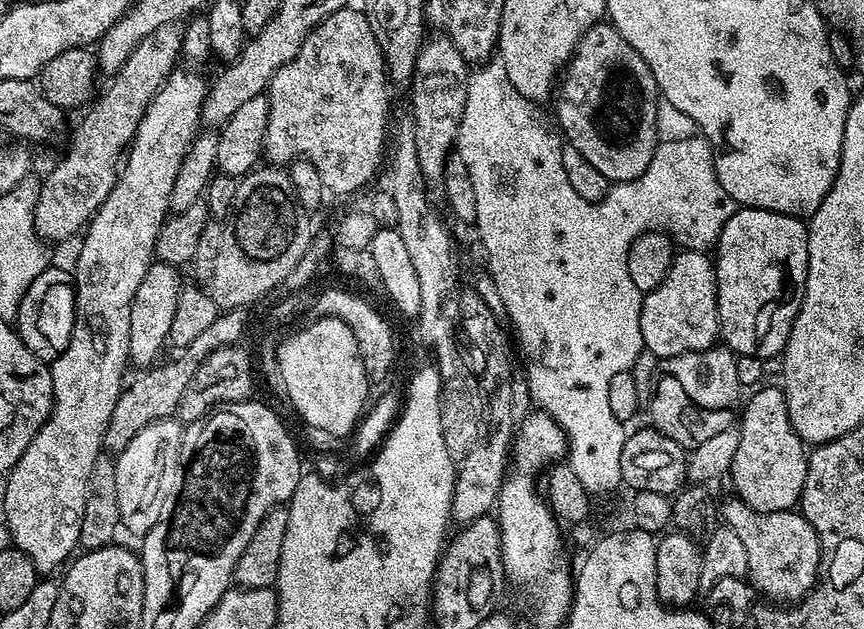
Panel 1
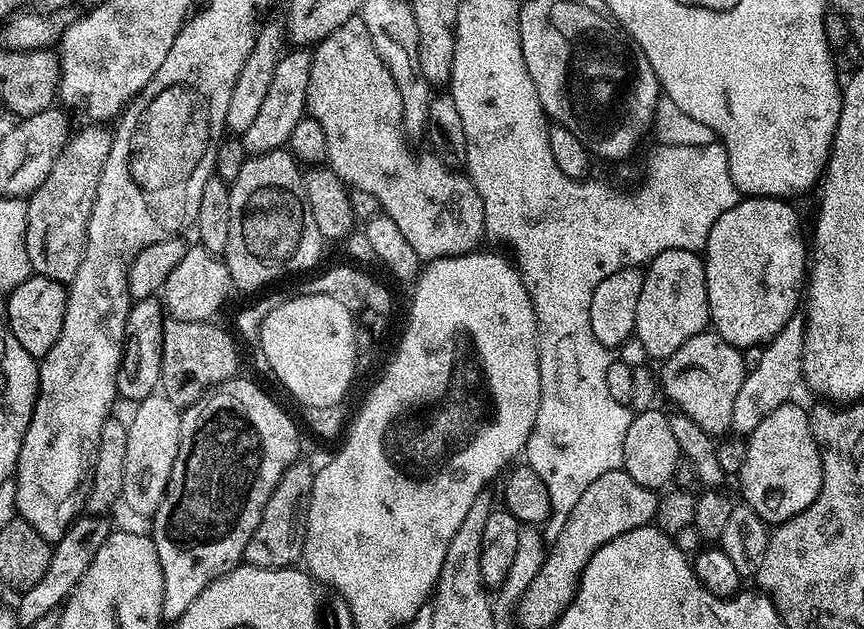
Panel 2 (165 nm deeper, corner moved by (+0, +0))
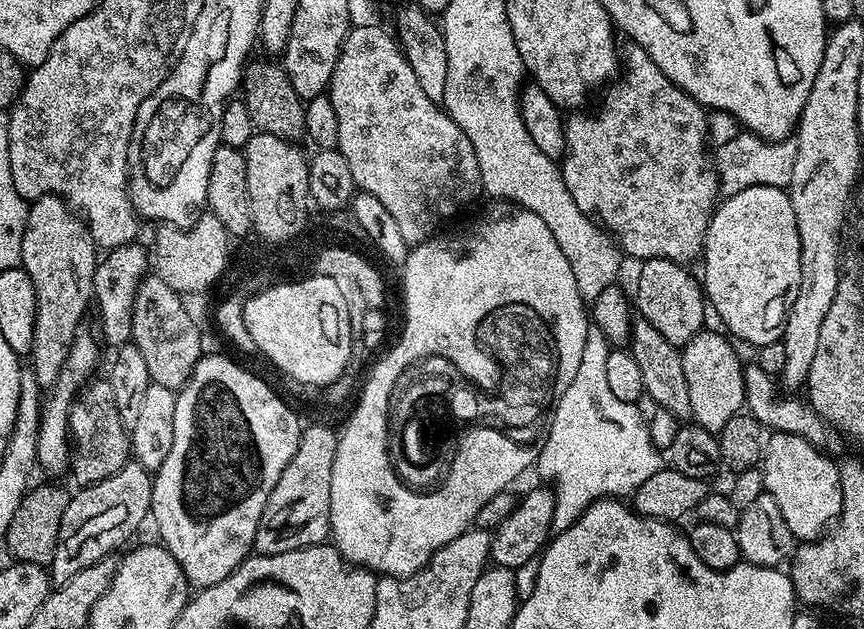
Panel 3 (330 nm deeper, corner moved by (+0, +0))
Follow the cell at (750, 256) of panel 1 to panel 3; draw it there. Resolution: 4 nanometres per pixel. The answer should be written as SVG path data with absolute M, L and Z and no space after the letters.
M750 186L738 194L721 199L706 230L703 264L702 287L707 303L737 341L745 340L751 346L759 346L781 339L784 319L790 306L794 306L794 298L798 298L800 277L798 222L794 222L794 206L787 191L770 186Z

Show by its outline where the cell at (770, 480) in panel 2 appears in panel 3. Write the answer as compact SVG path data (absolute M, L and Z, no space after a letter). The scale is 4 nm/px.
M772 432L764 446L762 471L764 491L778 502L778 510L782 510L782 518L786 518L786 526L790 526L790 534L797 541L820 539L840 515L842 486L837 461L832 461L824 450L806 438L798 434Z

